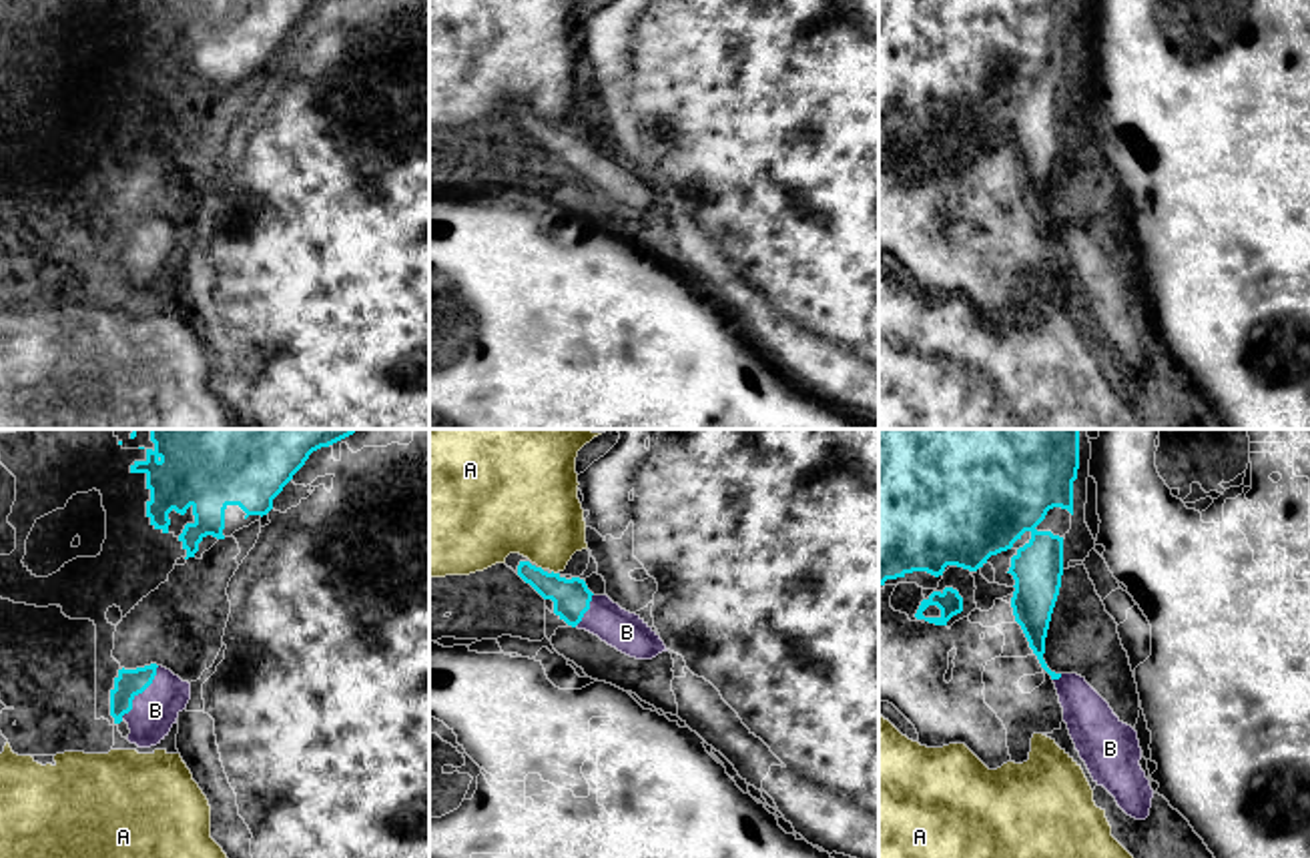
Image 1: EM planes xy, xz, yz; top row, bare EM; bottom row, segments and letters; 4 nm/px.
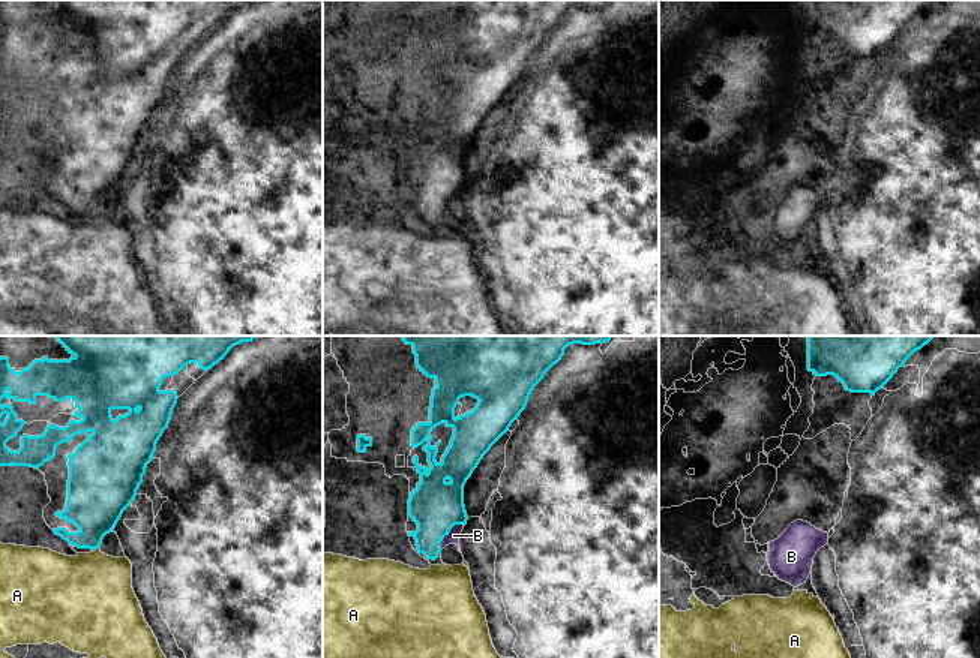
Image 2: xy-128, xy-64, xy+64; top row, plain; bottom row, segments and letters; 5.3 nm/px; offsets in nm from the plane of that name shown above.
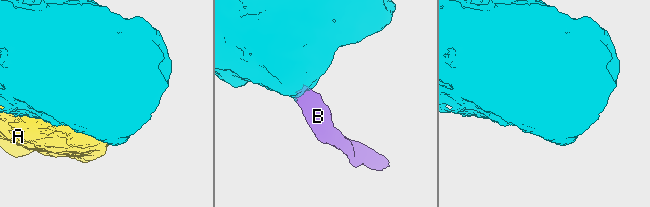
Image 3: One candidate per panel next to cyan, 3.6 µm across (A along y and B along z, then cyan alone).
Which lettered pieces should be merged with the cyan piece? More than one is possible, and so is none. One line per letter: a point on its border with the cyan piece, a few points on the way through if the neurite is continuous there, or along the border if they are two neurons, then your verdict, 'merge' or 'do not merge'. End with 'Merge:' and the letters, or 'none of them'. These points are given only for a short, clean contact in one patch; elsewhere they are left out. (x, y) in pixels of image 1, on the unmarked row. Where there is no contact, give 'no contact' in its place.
A: xz (540, 119) | do not merge
B: xy (141, 243) | across xy (131, 233), (141, 243), (155, 261) | merge
Merge: B

